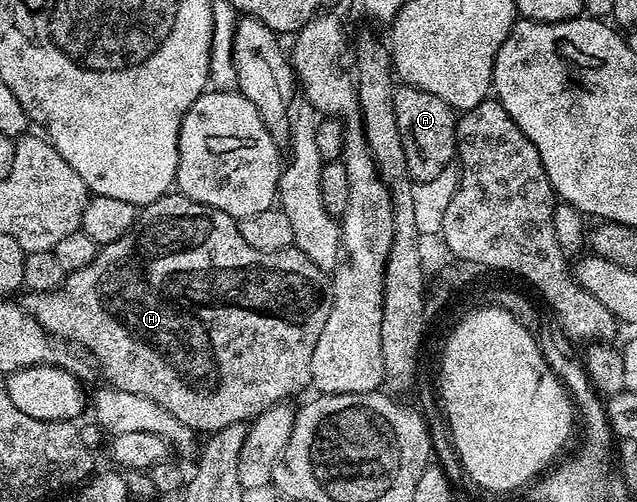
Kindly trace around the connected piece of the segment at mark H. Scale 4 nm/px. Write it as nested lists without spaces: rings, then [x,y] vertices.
[[[169,193],[158,201],[147,203],[137,214],[135,225],[122,237],[118,237],[118,241],[103,244],[97,250],[94,261],[86,265],[86,269],[67,272],[61,287],[37,294],[35,299],[34,314],[38,325],[42,325],[42,329],[46,329],[49,335],[67,339],[69,343],[87,352],[93,360],[96,358],[108,378],[105,380],[111,386],[162,405],[166,413],[178,417],[178,421],[182,421],[194,433],[211,433],[226,429],[226,425],[251,421],[266,408],[291,400],[291,395],[298,394],[304,386],[307,388],[311,384],[310,361],[314,361],[314,345],[318,345],[326,317],[330,317],[332,281],[329,272],[314,265],[314,261],[310,261],[310,257],[306,257],[306,253],[302,253],[295,245],[284,251],[262,253],[262,249],[246,245],[246,237],[242,237],[239,222],[222,213],[222,209],[214,209],[179,193]]]

